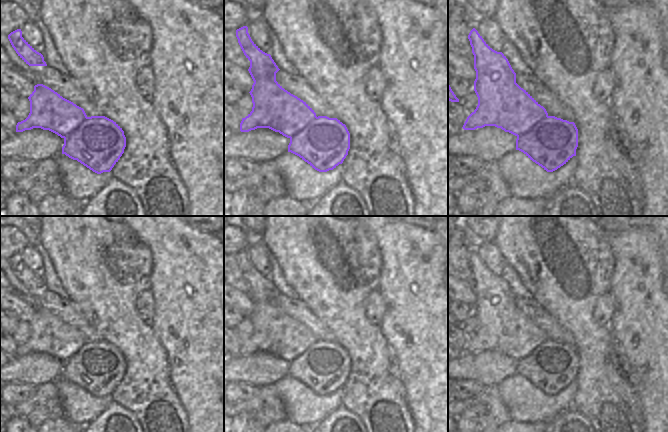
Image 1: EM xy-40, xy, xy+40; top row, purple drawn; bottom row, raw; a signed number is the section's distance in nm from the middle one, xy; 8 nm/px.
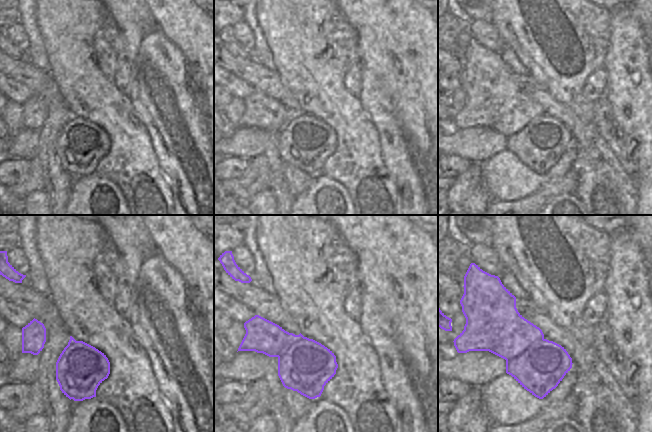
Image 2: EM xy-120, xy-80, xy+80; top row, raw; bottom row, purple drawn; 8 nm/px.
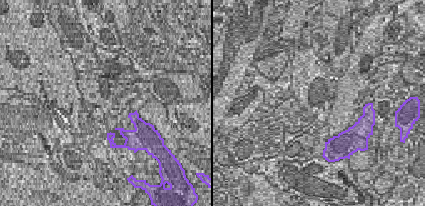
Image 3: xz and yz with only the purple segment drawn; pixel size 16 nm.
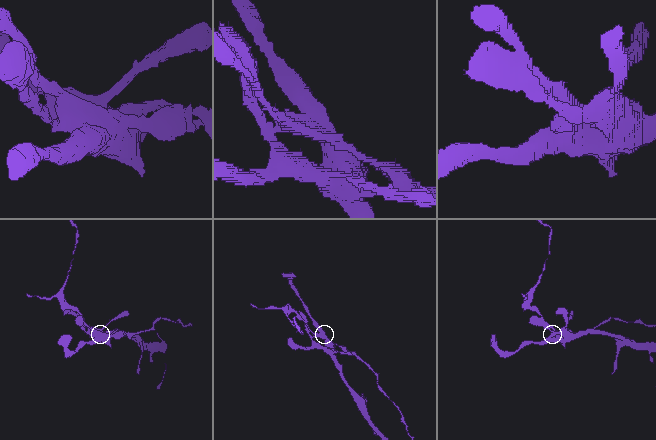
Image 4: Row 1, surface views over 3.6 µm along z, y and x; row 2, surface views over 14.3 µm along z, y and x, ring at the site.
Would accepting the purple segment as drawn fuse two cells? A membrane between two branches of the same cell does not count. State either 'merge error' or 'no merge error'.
merge error

